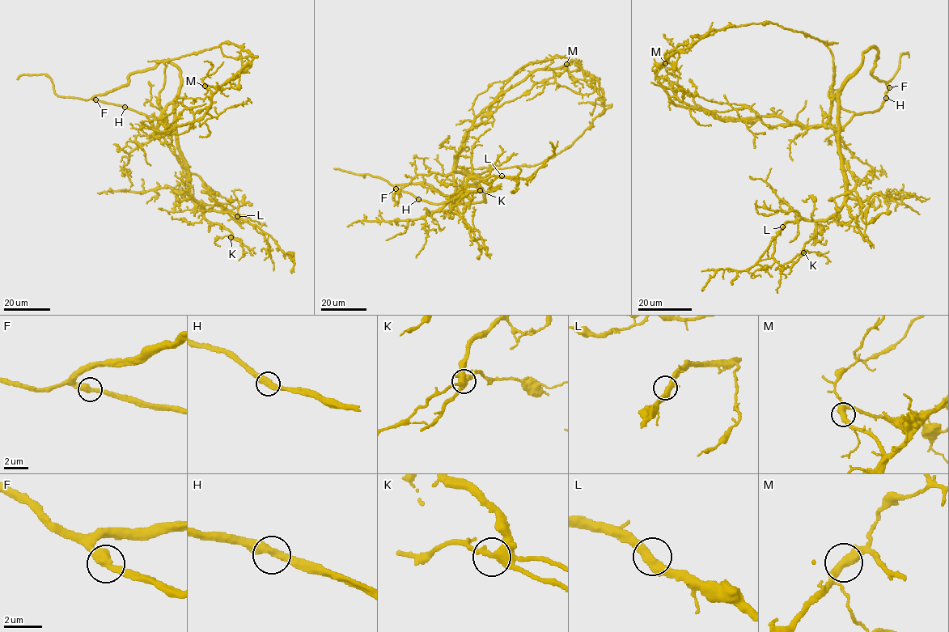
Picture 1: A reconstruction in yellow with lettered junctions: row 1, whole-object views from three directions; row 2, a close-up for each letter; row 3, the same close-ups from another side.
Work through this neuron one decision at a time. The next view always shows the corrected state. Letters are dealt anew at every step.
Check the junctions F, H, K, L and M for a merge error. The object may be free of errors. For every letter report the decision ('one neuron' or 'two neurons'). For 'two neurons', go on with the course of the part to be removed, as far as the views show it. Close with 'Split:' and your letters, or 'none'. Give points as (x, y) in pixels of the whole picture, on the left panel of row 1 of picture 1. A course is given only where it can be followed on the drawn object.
F: one neuron
H: one neuron
K: one neuron
L: one neuron
M: one neuron
Split: none

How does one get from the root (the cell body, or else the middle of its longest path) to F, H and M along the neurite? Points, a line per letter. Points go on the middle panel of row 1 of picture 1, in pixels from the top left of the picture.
F: (453, 168), (455, 193), (439, 203), (419, 200), (396, 188)
H: (453, 168), (456, 186), (455, 195), (439, 203), (418, 199)
M: (453, 168), (472, 122), (499, 95), (536, 70), (558, 68), (566, 64)

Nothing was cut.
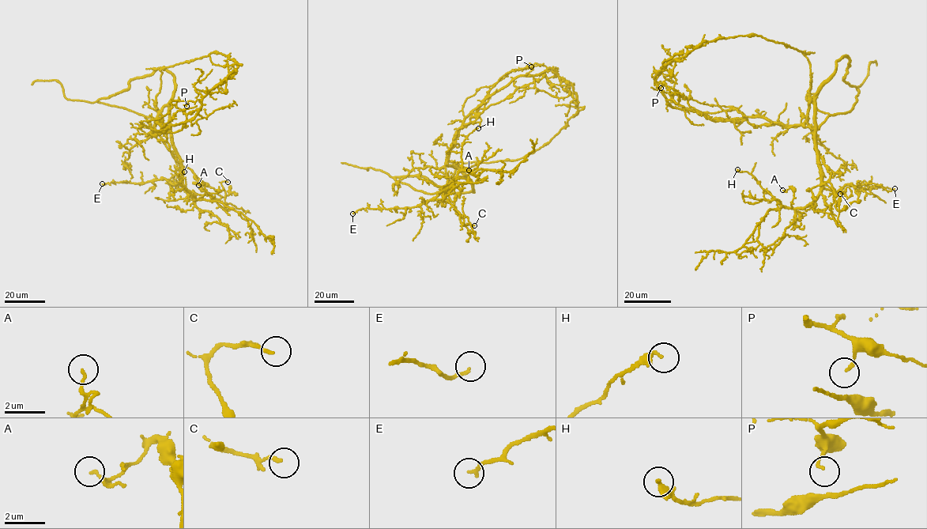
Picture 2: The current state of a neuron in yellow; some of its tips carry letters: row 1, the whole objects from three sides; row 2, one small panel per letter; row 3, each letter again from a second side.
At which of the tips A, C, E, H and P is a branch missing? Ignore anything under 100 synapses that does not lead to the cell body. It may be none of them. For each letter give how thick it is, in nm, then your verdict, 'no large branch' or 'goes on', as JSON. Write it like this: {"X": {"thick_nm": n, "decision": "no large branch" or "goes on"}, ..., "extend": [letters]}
{"A": {"thick_nm": 120, "decision": "no large branch"}, "C": {"thick_nm": 160, "decision": "no large branch"}, "E": {"thick_nm": 140, "decision": "no large branch"}, "H": {"thick_nm": 220, "decision": "no large branch"}, "P": {"thick_nm": 90, "decision": "no large branch"}, "extend": []}

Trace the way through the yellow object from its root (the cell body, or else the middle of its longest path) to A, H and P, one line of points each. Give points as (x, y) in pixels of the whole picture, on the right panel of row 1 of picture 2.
A: (804, 126), (813, 129), (821, 191), (804, 207), (793, 208), (792, 189), (782, 190)
H: (804, 126), (813, 129), (821, 184), (820, 194), (804, 207), (781, 205), (753, 175), (737, 169)
P: (804, 126), (783, 125), (759, 117), (713, 119), (701, 112), (671, 107), (654, 81), (661, 84), (661, 88)

